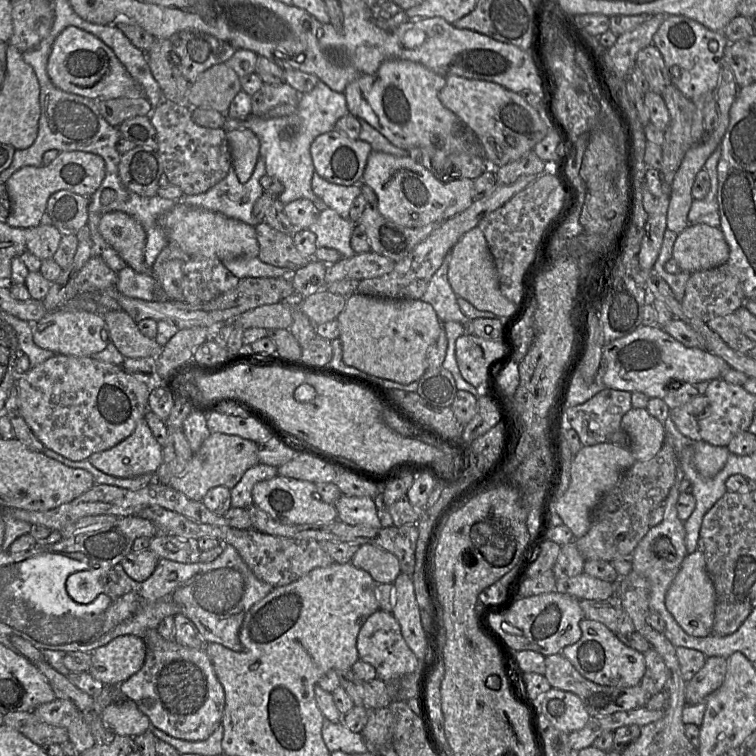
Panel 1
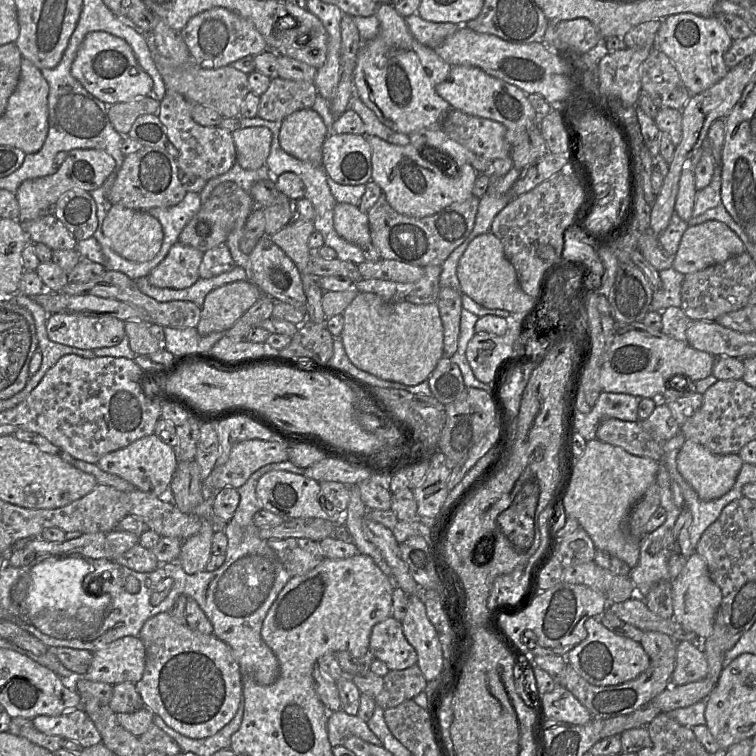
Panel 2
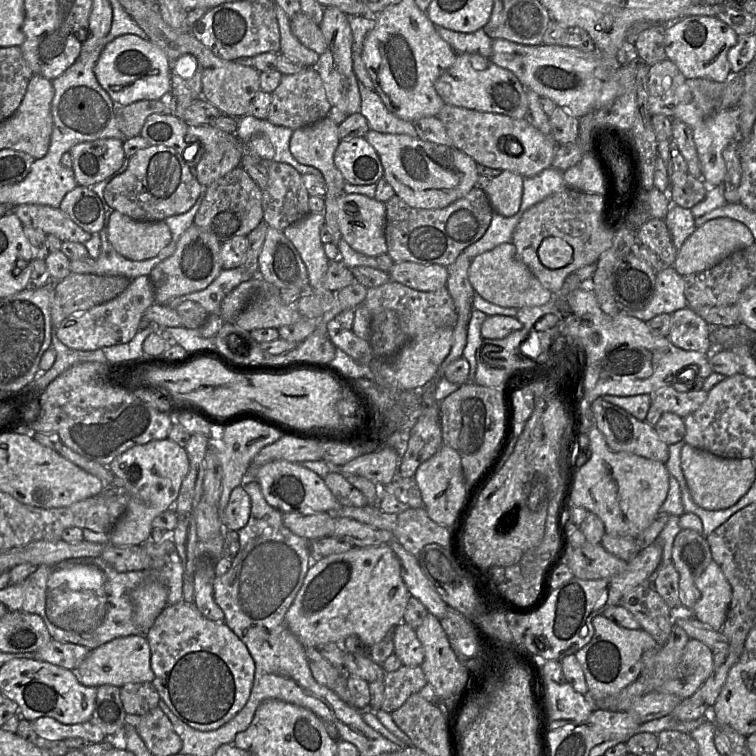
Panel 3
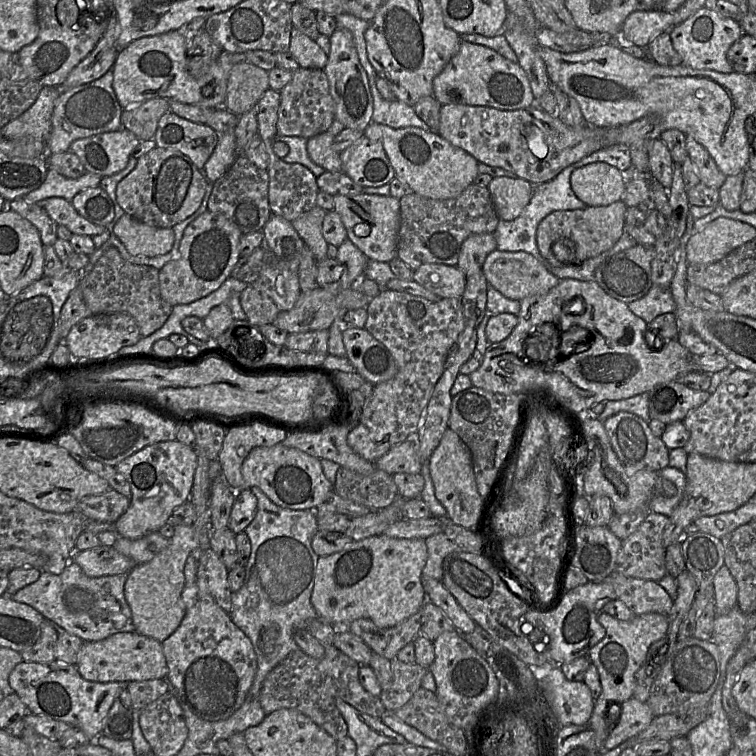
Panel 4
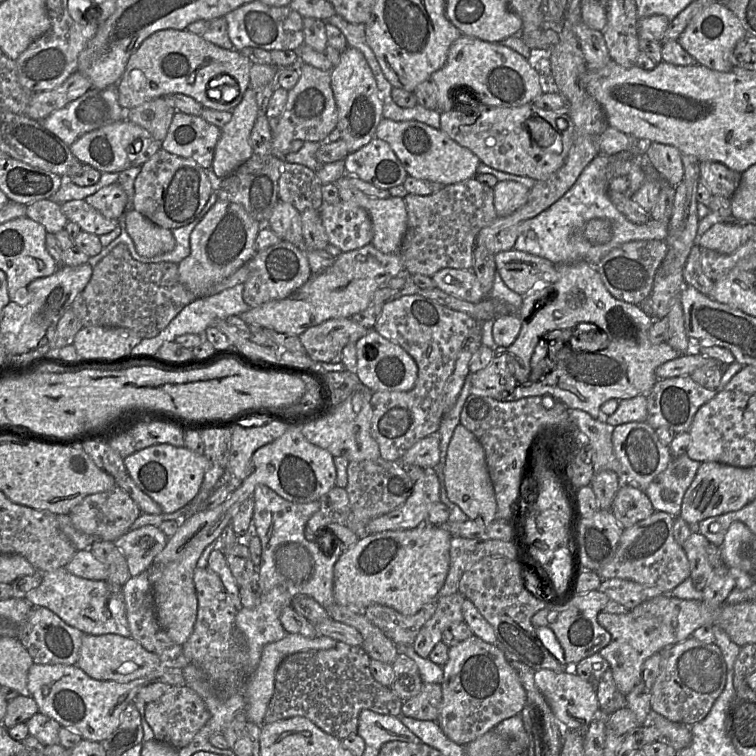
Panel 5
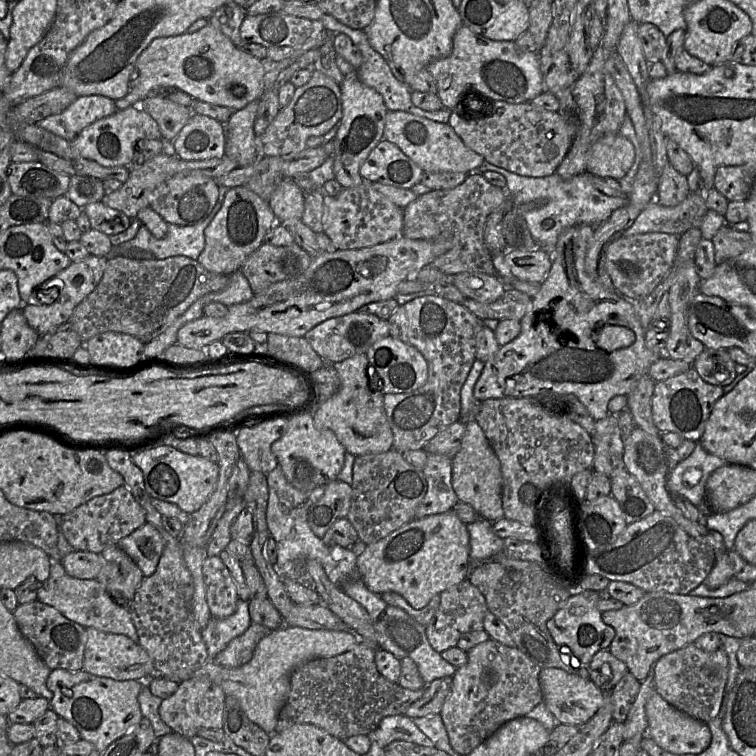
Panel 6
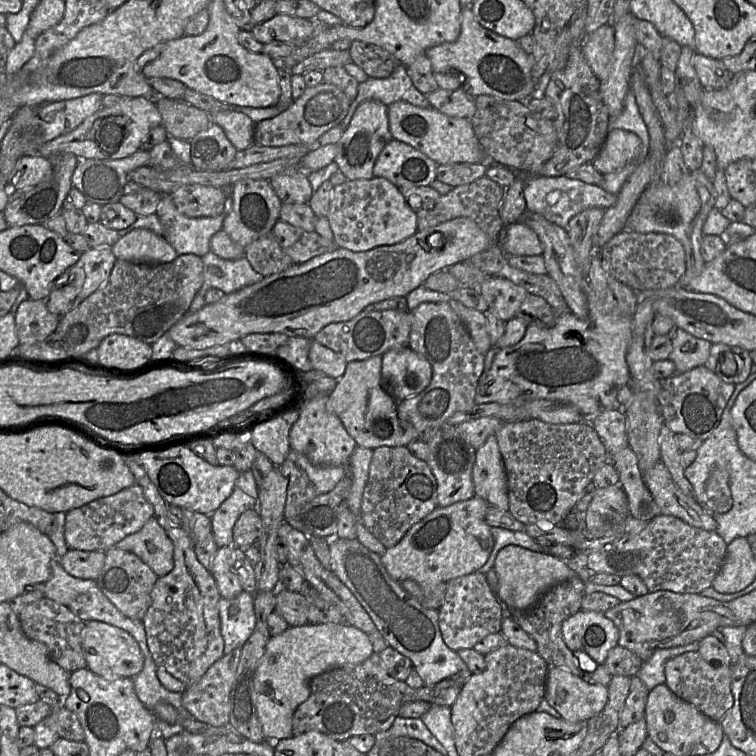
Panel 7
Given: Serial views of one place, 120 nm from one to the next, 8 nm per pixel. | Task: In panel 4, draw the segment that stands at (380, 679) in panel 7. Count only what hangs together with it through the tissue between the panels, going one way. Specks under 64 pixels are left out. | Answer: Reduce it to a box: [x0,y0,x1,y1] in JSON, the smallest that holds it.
[260,645,386,741]

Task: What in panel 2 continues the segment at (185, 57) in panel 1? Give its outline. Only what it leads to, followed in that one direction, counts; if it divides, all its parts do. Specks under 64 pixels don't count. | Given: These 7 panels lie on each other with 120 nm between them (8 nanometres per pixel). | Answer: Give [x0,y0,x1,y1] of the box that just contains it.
[180,7,268,69]

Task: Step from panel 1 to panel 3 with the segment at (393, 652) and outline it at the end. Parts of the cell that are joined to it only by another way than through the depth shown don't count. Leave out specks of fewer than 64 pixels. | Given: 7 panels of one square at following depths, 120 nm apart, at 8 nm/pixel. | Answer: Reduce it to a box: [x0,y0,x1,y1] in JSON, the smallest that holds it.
[393,622,424,666]

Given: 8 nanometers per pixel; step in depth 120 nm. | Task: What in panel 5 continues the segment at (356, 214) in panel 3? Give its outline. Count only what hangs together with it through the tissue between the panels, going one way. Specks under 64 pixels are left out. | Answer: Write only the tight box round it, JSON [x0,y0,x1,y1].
[336,177,407,254]

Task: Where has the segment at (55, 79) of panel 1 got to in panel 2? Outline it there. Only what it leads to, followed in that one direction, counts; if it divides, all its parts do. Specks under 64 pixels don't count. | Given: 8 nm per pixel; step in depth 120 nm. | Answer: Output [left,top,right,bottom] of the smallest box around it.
[71,32,153,105]

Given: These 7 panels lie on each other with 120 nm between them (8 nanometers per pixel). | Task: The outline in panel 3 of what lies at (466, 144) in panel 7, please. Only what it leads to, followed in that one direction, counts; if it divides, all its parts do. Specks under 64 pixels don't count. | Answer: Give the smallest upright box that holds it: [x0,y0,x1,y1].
[364,130,477,208]

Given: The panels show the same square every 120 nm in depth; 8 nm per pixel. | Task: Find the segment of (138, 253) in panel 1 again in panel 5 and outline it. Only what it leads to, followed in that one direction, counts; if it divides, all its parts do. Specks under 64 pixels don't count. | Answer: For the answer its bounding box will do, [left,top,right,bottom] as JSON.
[125,209,175,257]

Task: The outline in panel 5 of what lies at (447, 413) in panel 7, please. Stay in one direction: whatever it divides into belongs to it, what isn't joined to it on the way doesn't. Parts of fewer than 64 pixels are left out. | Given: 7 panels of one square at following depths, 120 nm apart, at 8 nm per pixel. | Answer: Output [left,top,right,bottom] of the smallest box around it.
[371,294,477,460]

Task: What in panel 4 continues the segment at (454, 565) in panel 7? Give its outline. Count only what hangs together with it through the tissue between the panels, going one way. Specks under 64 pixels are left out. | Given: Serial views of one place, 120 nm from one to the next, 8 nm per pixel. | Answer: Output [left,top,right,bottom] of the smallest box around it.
[311,536,428,628]

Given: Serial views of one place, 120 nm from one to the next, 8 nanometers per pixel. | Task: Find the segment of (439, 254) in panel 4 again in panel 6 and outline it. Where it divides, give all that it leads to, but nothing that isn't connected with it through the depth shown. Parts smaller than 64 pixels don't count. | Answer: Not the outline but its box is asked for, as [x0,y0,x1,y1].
[403,170,506,276]

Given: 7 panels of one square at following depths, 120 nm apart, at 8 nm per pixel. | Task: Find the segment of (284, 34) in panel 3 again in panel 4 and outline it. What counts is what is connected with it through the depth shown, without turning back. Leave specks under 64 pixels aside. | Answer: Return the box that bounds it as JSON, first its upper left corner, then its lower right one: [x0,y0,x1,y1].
[289,28,328,69]

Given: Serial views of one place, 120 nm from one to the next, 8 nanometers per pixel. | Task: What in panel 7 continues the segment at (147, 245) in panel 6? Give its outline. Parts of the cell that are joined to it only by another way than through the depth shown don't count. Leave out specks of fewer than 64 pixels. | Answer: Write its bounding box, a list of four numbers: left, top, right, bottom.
[156,188,230,257]

